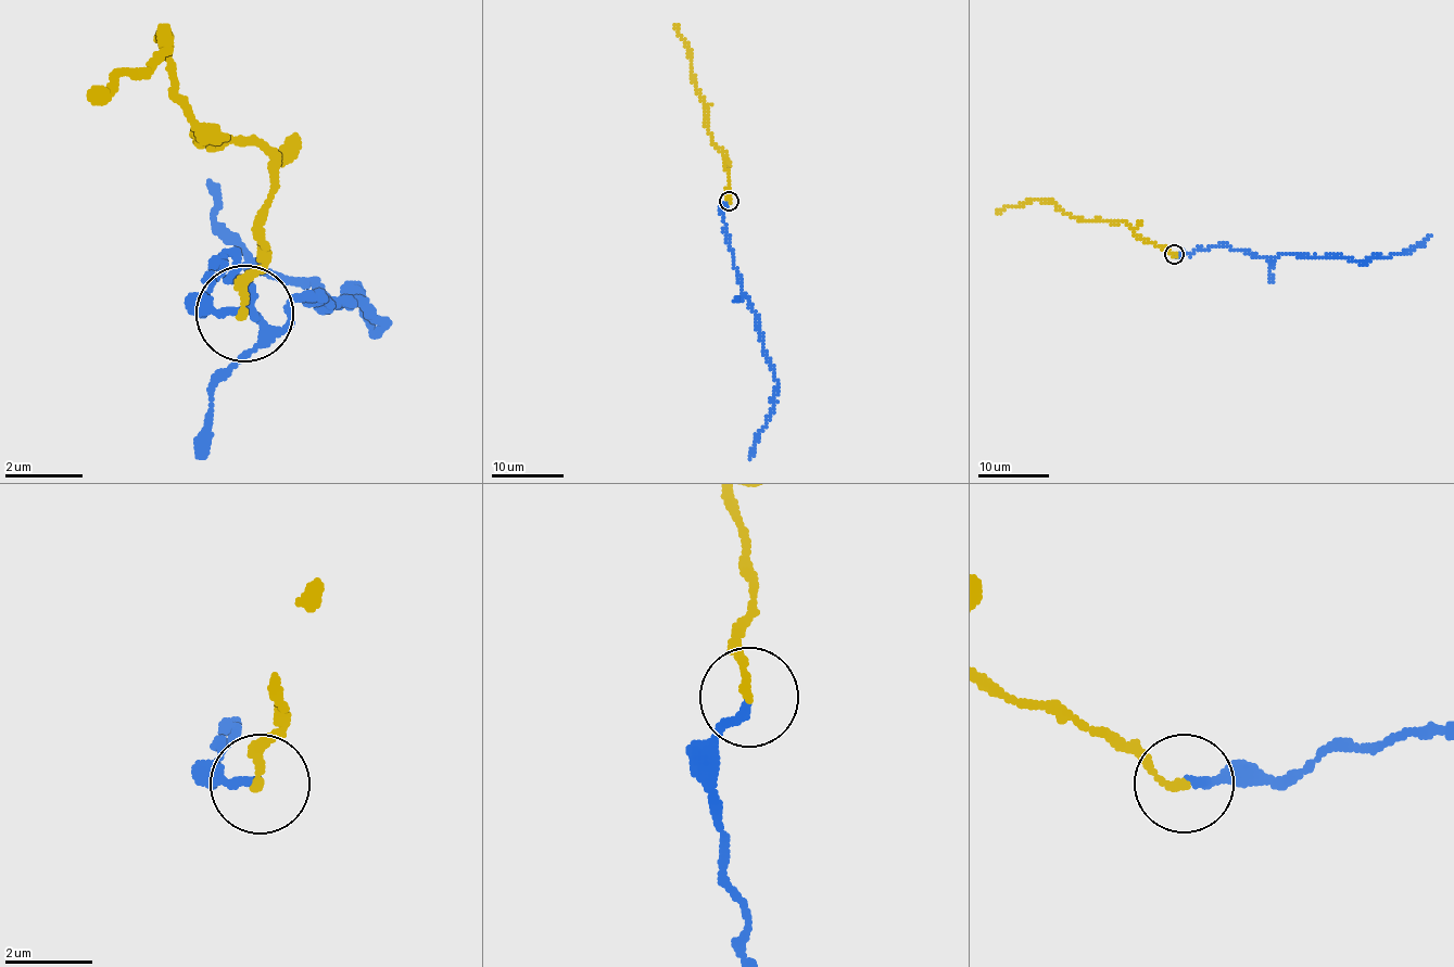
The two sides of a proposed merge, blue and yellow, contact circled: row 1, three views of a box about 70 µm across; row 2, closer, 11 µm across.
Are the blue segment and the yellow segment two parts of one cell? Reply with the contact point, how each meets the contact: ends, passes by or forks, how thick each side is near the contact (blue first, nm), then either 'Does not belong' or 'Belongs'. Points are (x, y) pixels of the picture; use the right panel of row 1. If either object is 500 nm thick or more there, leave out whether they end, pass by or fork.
Place: (1174, 254). At the ring blue ends. At the ring yellow ends. Thickness 180 nm (blue) against 170 nm. Belongs

